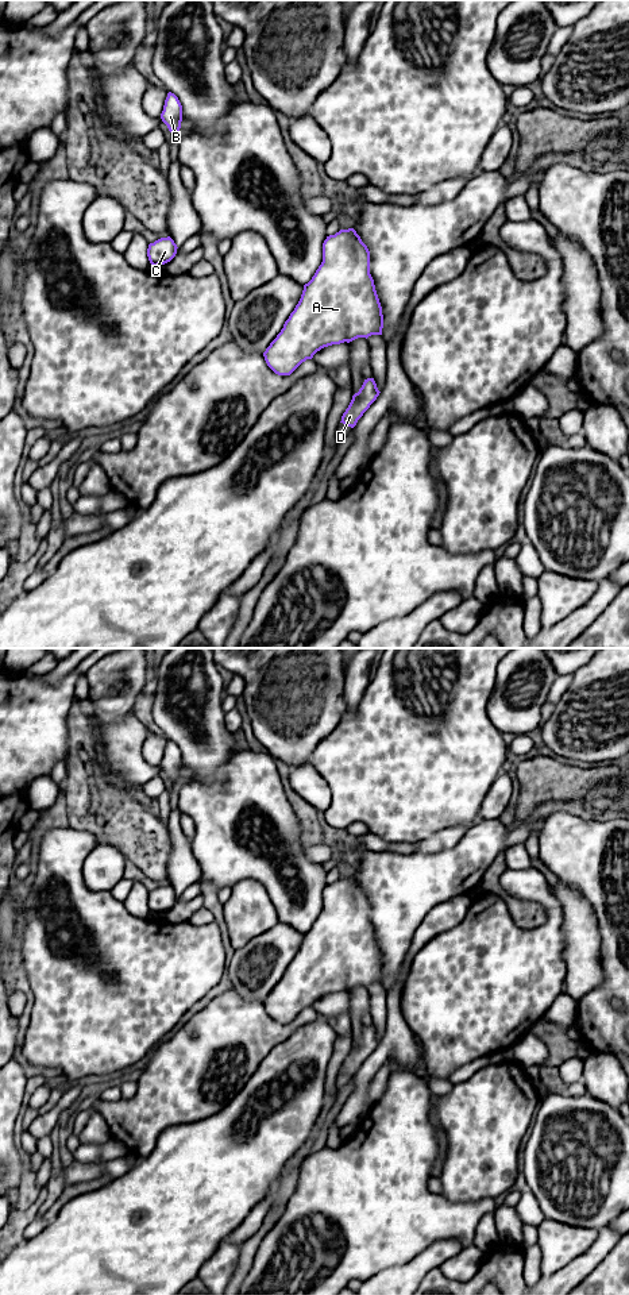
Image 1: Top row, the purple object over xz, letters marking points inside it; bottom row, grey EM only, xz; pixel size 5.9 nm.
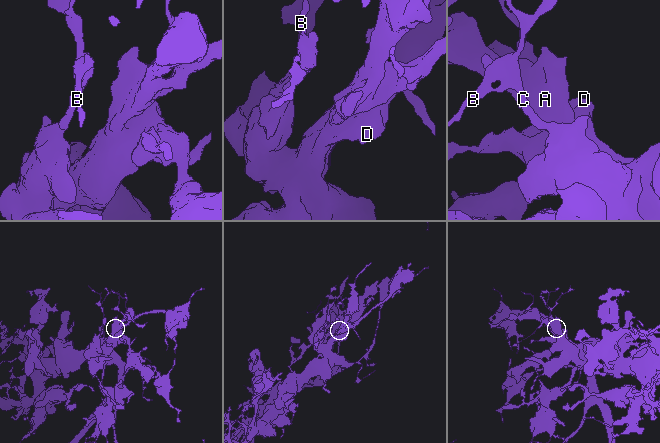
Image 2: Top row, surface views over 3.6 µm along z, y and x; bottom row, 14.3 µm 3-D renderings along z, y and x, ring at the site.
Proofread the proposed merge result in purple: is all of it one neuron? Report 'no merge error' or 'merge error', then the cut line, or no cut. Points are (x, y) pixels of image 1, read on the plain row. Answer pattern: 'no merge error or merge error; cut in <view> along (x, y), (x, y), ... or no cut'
no merge error; no cut

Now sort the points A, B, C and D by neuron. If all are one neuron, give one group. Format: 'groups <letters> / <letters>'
groups A B C D

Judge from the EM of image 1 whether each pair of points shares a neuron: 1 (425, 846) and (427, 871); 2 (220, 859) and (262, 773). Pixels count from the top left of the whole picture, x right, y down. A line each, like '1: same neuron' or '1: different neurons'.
1: different neurons
2: same neuron

